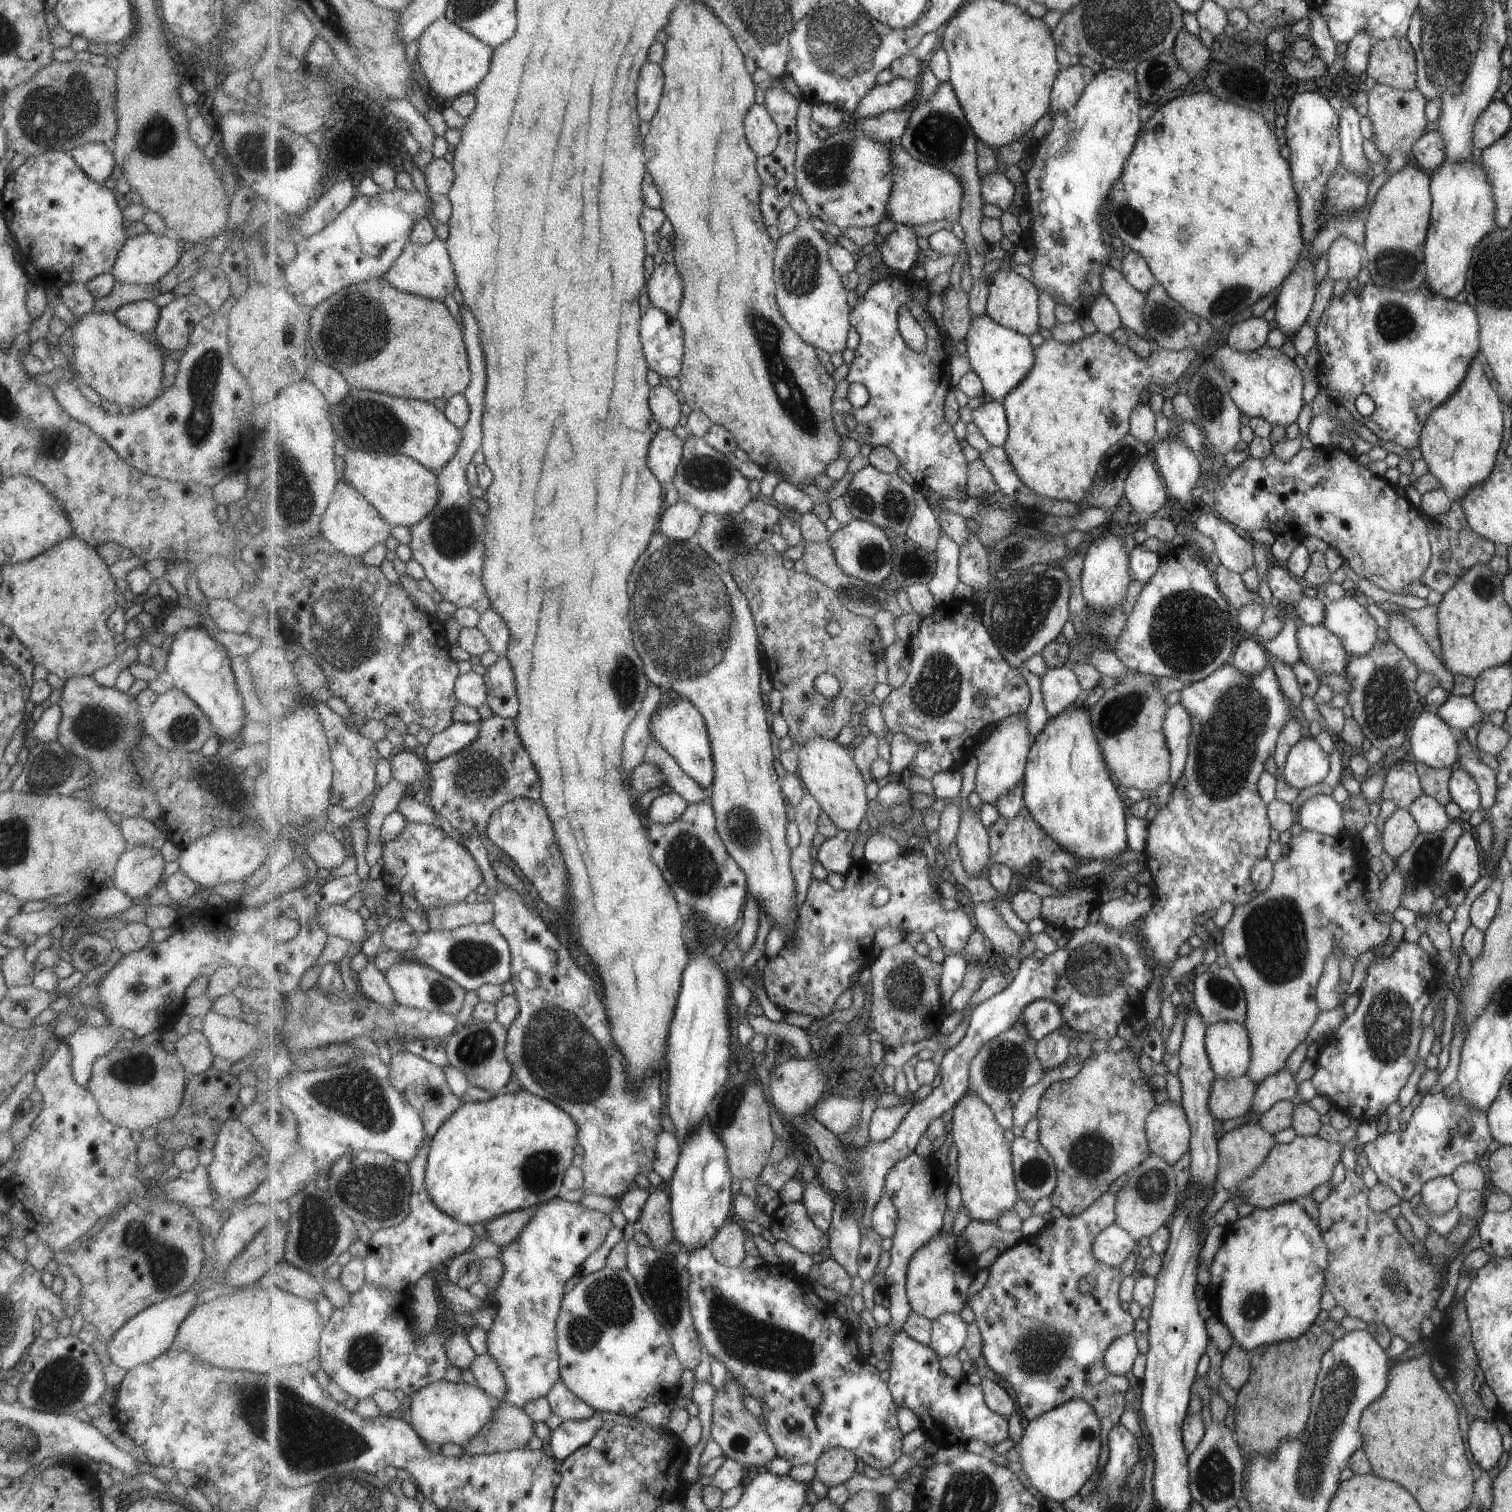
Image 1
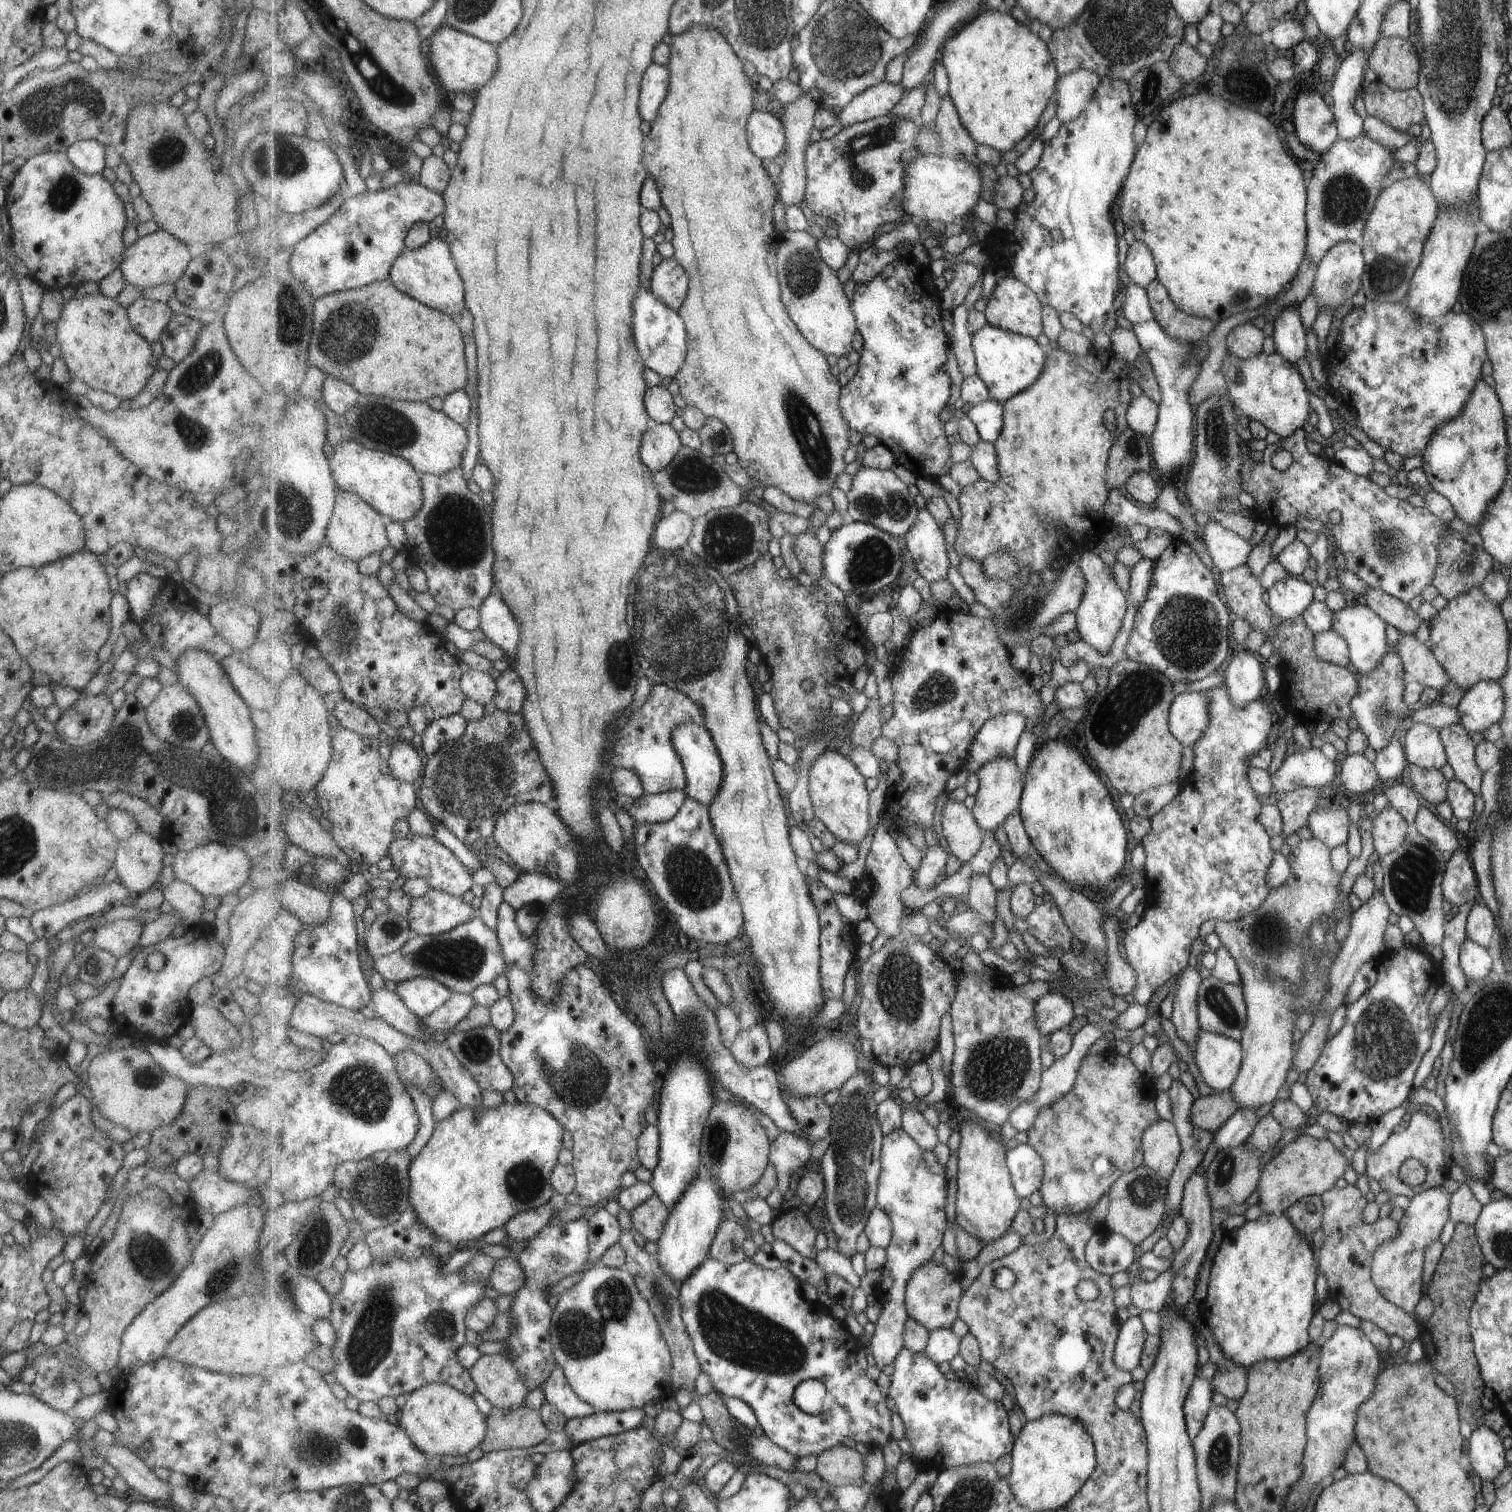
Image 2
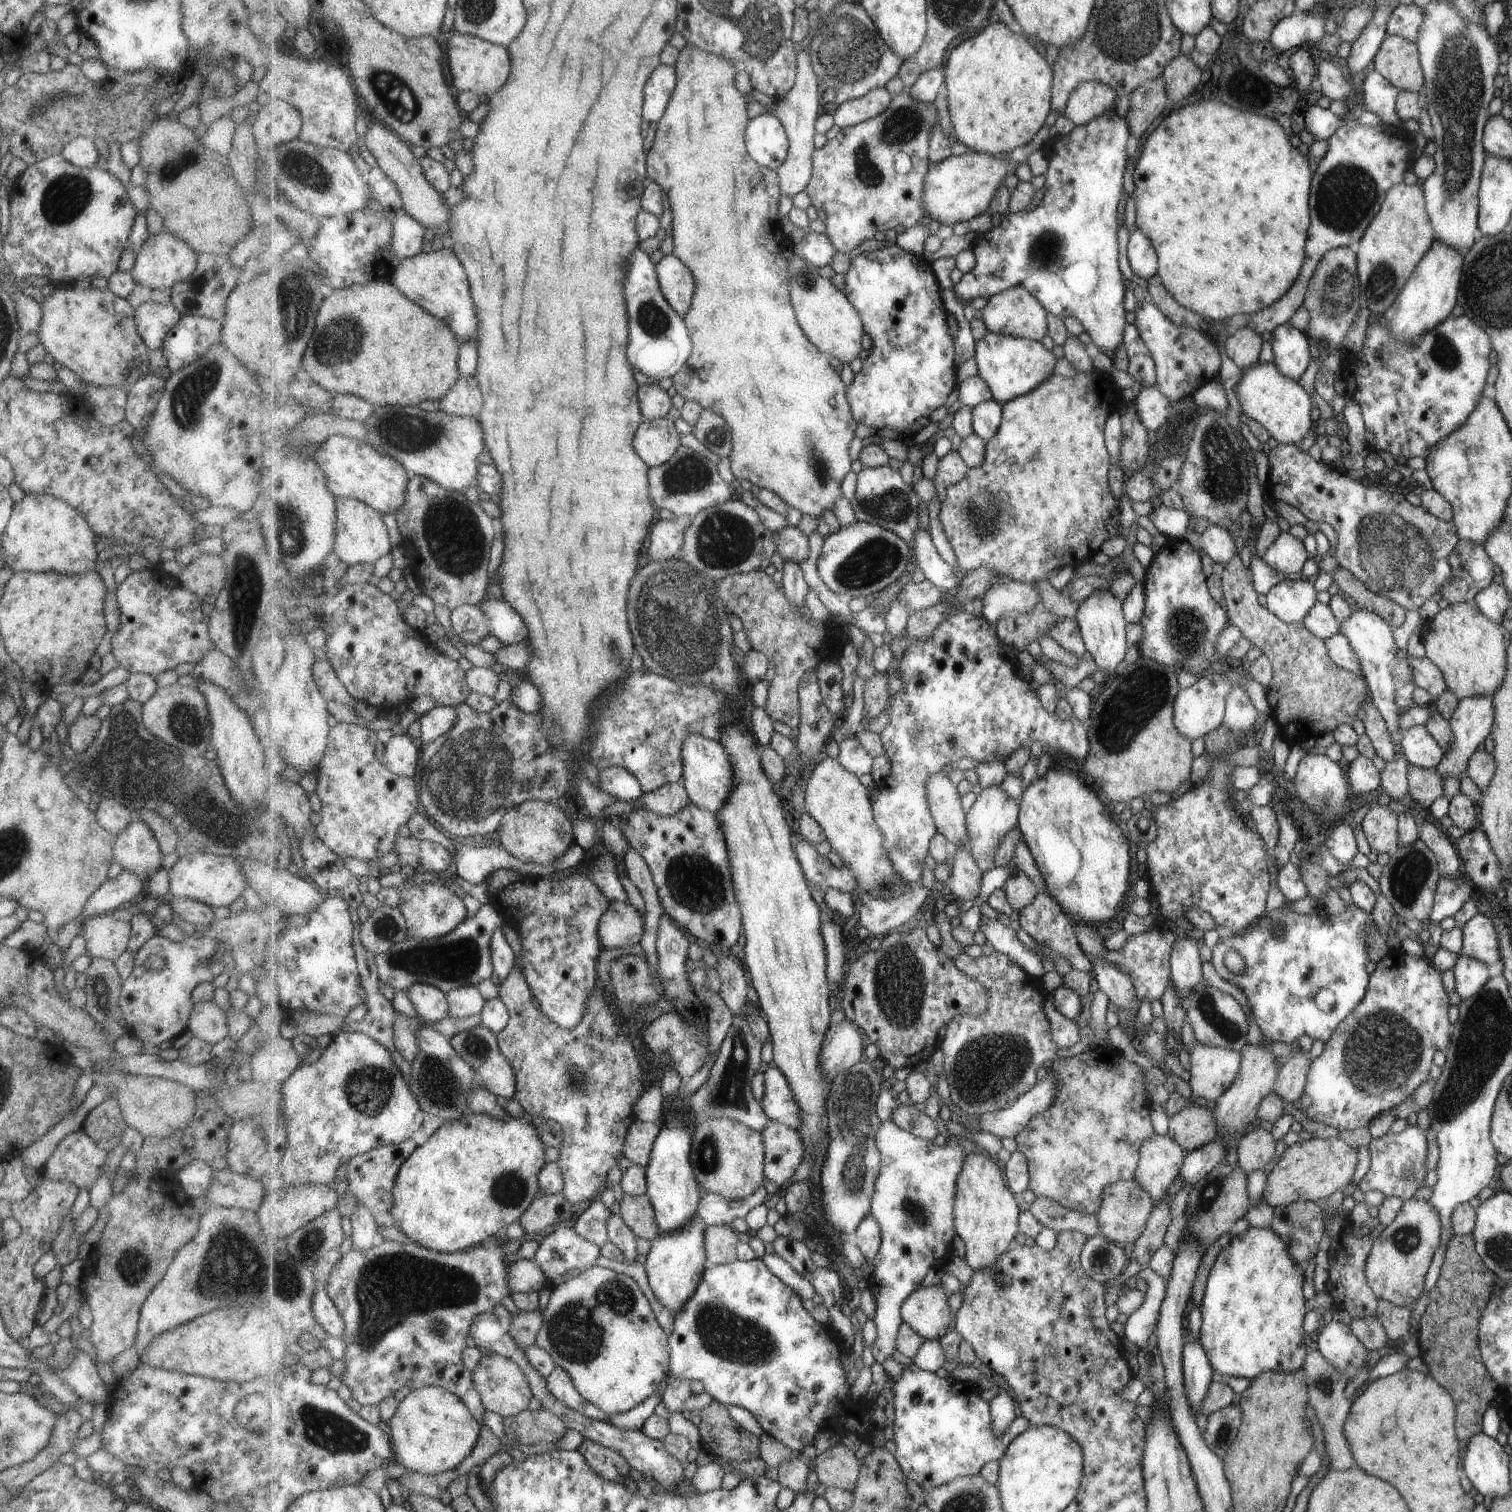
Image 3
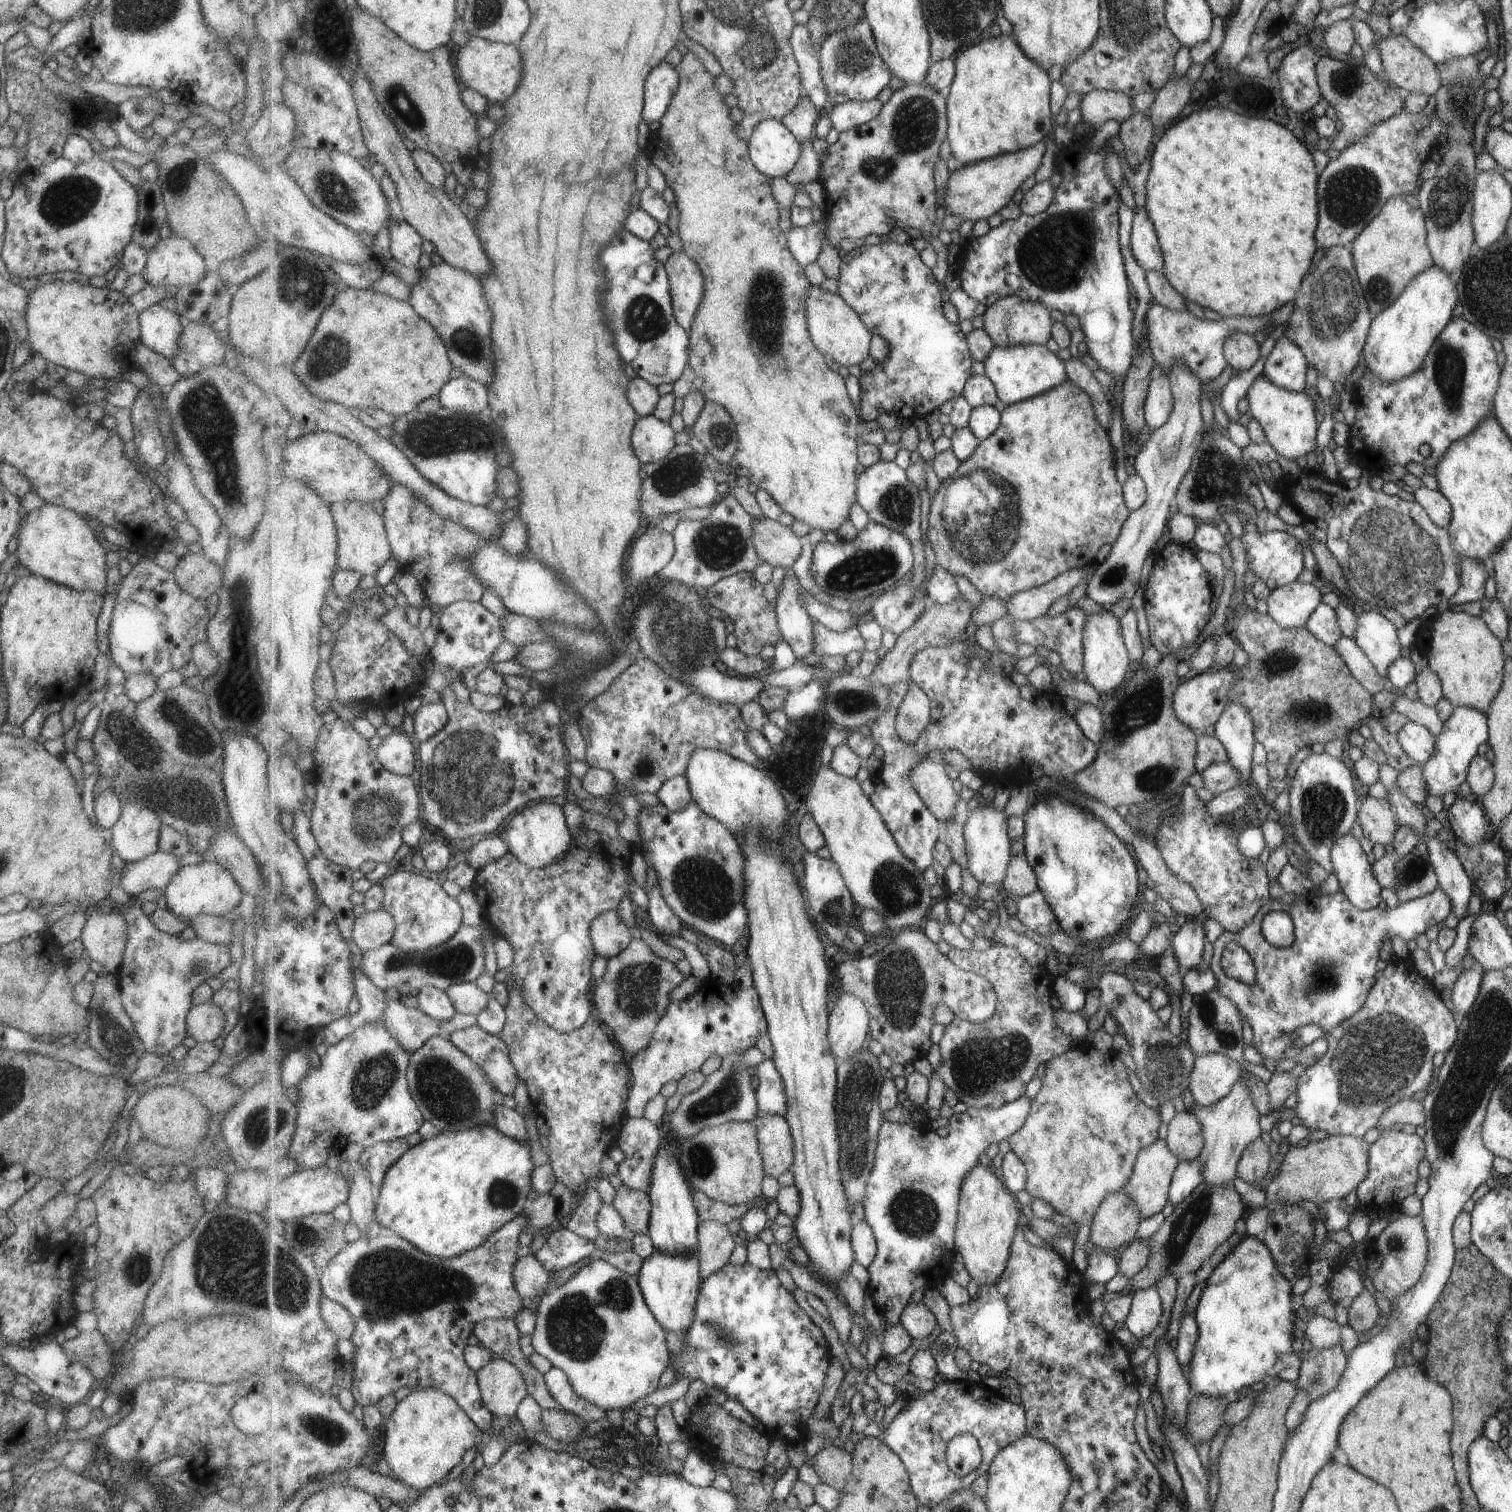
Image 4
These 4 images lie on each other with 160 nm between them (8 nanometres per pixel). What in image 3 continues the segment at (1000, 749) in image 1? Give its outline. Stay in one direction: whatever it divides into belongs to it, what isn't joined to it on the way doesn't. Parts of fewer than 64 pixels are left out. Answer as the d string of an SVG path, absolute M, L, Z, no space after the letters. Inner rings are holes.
M991 785L977 791L976 801L968 811L968 847L971 849L977 864L987 872L995 867L995 850L1003 840L1003 836L1019 824L1020 801L1011 798L1001 785Z

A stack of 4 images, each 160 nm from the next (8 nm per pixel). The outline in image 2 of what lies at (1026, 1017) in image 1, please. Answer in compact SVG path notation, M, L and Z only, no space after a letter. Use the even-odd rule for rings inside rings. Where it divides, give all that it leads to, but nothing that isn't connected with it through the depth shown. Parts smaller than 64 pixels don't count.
M1051 990L1036 1000L1035 1010L1036 1021L1043 1036L1050 1036L1059 1029L1065 1029L1077 1014L1069 996Z

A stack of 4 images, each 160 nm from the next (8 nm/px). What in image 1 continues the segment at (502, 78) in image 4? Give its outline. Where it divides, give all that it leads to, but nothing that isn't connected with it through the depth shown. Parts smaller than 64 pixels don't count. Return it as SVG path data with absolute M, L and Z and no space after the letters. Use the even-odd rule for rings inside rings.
M443 16L435 21L419 38L417 61L429 85L443 98L457 98L463 93L477 90L479 83L489 74L493 48L475 35L463 30L456 22Z

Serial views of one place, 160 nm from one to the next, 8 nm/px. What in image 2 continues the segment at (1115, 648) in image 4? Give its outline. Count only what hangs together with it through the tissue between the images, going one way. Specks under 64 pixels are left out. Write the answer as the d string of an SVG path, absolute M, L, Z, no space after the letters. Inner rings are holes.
M1092 549L1083 550L1078 565L1085 578L1086 588L1078 608L1074 610L1076 614L1075 630L1081 634L1080 639L1084 643L1107 657L1113 636L1117 634L1117 630L1121 626L1121 618L1125 612L1125 598L1123 598L1123 592L1119 590L1119 586L1113 582L1111 570L1101 562L1101 558Z

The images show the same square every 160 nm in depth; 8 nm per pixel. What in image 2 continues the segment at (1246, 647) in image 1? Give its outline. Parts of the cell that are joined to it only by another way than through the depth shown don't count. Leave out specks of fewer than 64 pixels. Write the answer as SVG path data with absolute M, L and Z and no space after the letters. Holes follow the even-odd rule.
M1234 648L1223 673L1227 694L1238 709L1251 704L1260 696L1264 666L1257 660L1256 654L1243 648Z

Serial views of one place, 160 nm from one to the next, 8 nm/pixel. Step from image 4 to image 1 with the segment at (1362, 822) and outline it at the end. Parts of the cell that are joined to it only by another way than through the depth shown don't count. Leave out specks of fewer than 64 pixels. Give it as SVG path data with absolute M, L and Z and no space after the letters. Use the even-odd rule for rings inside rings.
M1406 808L1395 809L1385 820L1382 829L1383 852L1392 856L1393 860L1401 857L1414 838L1418 836L1418 823Z

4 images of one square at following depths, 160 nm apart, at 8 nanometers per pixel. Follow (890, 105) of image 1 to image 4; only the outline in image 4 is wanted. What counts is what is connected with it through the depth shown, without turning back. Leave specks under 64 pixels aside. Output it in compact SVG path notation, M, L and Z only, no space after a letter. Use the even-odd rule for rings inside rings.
M878 98L870 101L847 101L831 106L826 114L840 134L877 118L882 113L883 105Z

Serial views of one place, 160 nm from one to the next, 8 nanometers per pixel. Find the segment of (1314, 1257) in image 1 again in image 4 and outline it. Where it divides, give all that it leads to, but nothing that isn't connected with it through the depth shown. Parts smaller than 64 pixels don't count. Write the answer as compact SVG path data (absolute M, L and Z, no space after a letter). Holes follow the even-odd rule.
M1247 1234L1242 1237L1204 1283L1194 1314L1198 1337L1188 1364L1189 1372L1185 1375L1192 1394L1223 1397L1229 1391L1235 1392L1241 1387L1261 1382L1265 1376L1296 1382L1302 1356L1291 1350L1291 1284L1277 1270L1269 1249L1260 1237Z

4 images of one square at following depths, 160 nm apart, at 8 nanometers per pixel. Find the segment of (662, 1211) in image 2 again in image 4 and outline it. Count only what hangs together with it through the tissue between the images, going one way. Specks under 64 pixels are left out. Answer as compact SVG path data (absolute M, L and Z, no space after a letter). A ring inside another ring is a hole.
M622 1184L618 1188L613 1204L622 1213L623 1220L632 1234L649 1235L652 1215L650 1193Z

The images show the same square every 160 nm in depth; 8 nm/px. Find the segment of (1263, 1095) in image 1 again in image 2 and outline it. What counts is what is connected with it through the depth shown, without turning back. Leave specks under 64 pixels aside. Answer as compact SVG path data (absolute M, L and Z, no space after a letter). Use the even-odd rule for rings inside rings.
M1258 1108L1238 1109L1233 1116L1221 1125L1215 1132L1212 1142L1215 1142L1217 1150L1231 1148L1245 1142L1257 1124Z

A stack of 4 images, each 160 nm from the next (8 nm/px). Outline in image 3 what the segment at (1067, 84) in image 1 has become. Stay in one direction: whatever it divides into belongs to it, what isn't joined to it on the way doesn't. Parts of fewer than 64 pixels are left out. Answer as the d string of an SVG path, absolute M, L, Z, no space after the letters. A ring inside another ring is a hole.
M1098 80L1078 82L1068 100L1064 115L1074 125L1084 125L1105 109L1113 109L1116 94Z

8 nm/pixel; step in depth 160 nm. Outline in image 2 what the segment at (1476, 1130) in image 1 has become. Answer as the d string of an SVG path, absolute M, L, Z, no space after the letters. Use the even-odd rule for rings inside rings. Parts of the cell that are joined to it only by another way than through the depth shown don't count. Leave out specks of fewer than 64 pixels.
M1412 1109L1410 1120L1405 1128L1394 1130L1383 1144L1365 1157L1365 1174L1377 1180L1380 1190L1389 1195L1401 1195L1410 1199L1422 1190L1440 1186L1448 1176L1448 1166L1443 1158L1443 1135L1437 1119L1420 1110ZM1406 1158L1415 1158L1425 1168L1425 1180L1421 1185L1409 1186L1397 1175L1399 1166Z

